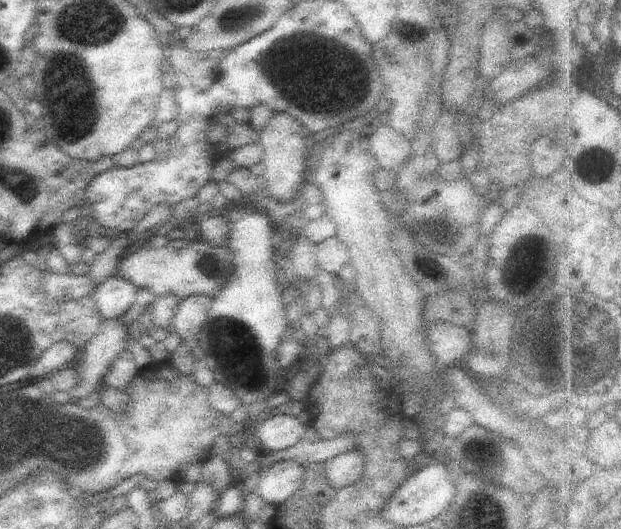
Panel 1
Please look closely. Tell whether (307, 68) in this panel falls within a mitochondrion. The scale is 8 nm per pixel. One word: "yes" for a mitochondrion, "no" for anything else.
yes

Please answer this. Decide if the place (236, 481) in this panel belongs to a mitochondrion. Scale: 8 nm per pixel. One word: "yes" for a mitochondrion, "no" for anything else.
no

